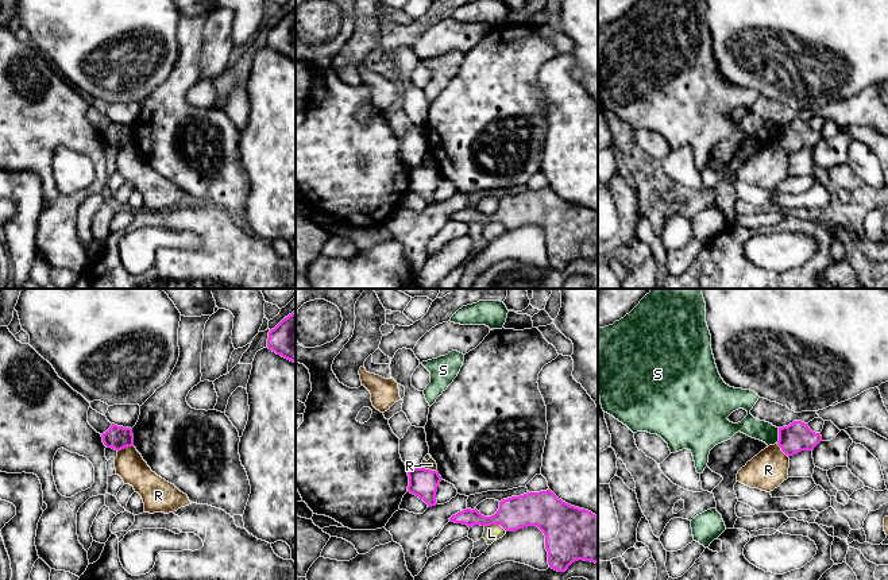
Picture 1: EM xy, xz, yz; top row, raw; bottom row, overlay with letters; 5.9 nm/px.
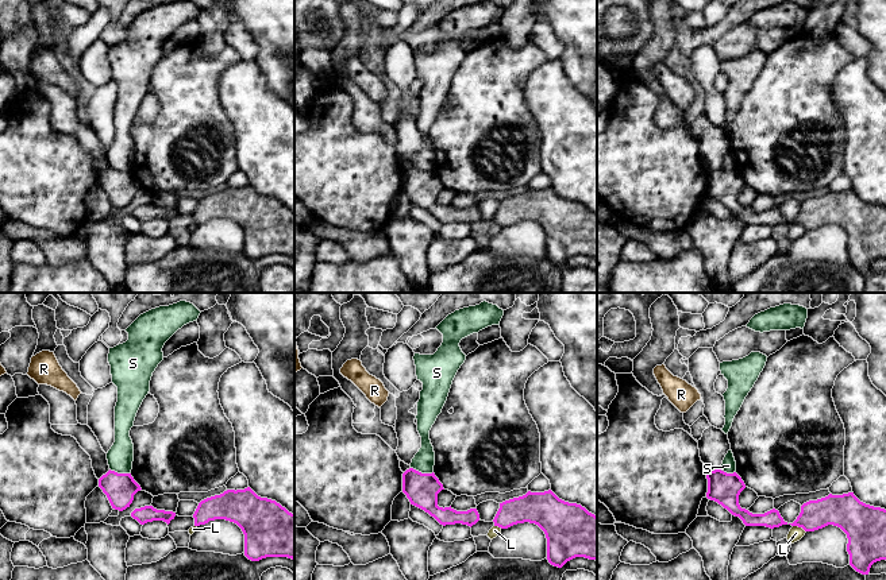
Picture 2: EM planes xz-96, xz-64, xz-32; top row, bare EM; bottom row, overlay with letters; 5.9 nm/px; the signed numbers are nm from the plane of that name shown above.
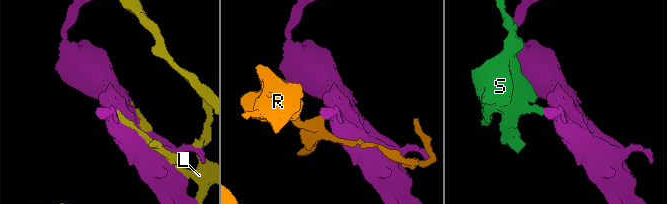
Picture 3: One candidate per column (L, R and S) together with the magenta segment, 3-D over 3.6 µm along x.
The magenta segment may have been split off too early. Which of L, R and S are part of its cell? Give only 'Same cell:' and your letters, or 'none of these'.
Same cell: none of these

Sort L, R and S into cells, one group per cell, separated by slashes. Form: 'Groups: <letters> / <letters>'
Groups: L / R / S

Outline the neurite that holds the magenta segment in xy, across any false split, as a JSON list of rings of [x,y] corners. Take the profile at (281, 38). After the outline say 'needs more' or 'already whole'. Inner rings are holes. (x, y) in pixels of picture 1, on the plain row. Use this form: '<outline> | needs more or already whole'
[[[296,9],[269,30],[267,46],[296,61]]] | already whole

